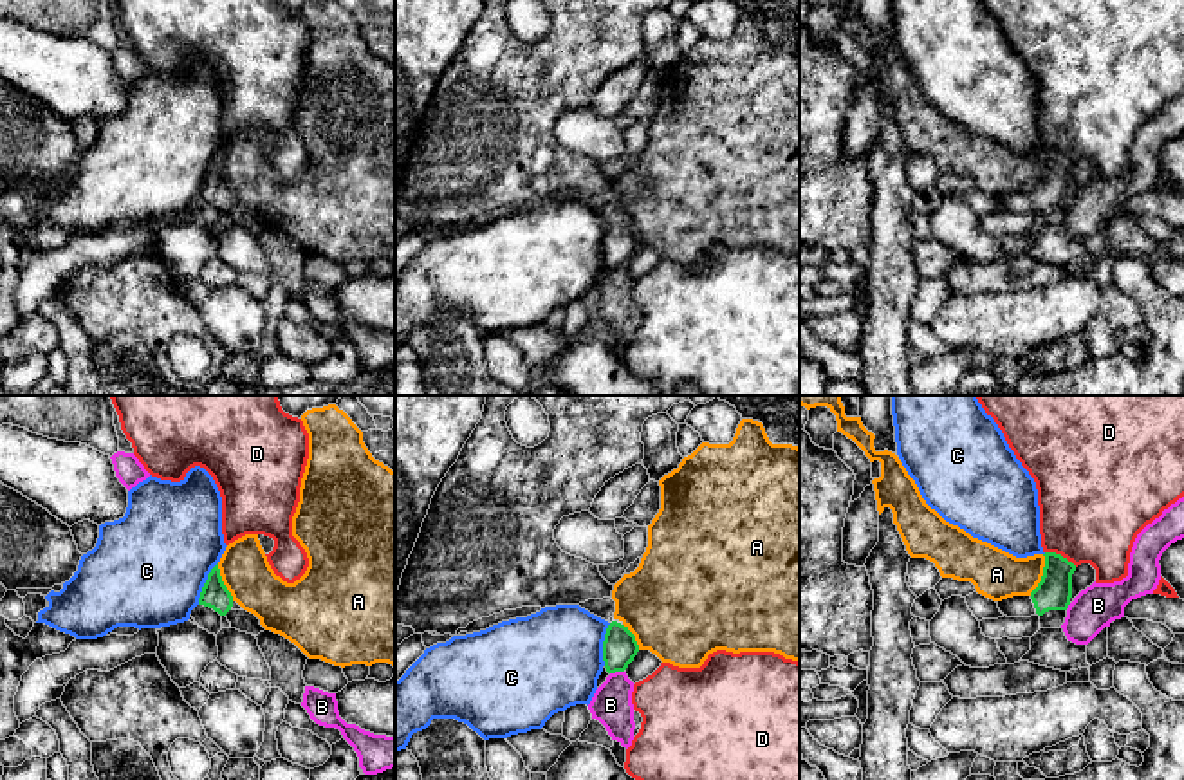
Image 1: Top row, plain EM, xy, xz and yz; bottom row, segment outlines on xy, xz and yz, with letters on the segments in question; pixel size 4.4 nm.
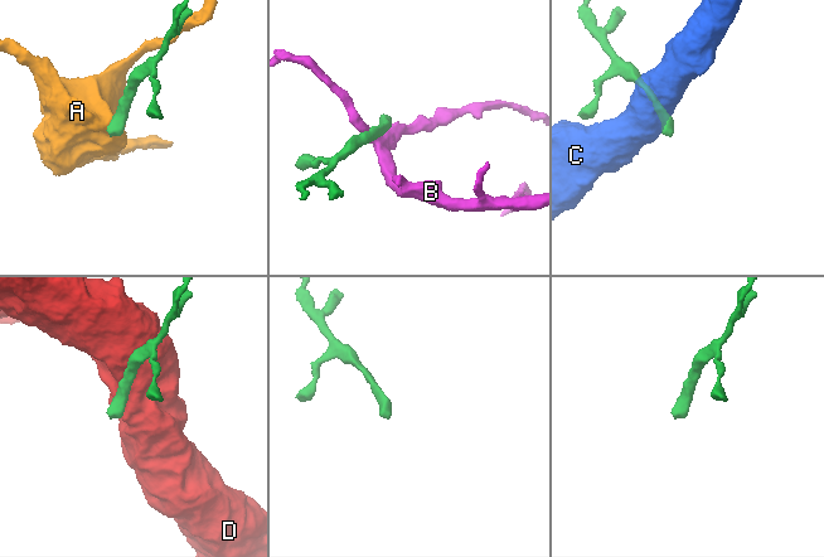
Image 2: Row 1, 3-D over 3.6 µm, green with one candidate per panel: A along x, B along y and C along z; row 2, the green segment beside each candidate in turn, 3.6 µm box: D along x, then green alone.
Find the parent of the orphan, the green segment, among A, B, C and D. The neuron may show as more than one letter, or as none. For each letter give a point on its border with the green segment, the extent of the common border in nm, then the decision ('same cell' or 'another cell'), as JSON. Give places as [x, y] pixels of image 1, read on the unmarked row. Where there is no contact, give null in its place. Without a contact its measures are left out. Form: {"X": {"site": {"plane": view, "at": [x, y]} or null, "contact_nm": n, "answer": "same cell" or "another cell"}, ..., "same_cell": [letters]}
{"A": {"site": {"plane": "yz", "at": [1044, 170]}, "contact_nm": 200, "answer": "another cell"}, "B": {"site": {"plane": "xz", "at": [616, 266]}, "contact_nm": 70, "answer": "another cell"}, "C": {"site": {"plane": "xz", "at": [603, 241]}, "contact_nm": 190, "answer": "another cell"}, "D": {"site": {"plane": "yz", "at": [1060, 150]}, "contact_nm": 160, "answer": "another cell"}, "same_cell": []}

